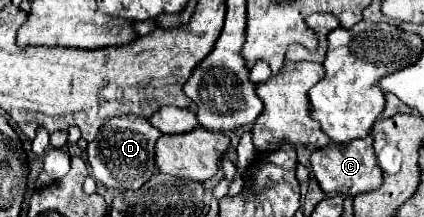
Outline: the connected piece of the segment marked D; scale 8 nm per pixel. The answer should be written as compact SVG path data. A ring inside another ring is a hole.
M128 114L128 116L110 118L86 148L94 180L102 182L108 188L120 188L120 190L140 188L156 172L154 144L160 136L162 136L162 132L156 130L142 116Z

